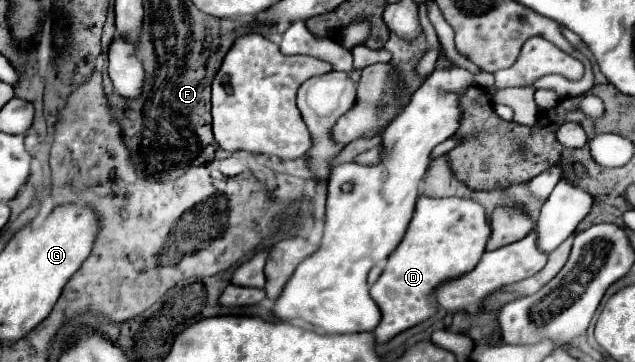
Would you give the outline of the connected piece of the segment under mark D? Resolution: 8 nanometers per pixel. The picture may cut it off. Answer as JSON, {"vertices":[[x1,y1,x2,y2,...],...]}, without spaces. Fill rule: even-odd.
{"vertices":[[420,195,402,243,390,253,384,273,370,287,370,297,376,301,382,313,380,325,374,329,376,339,384,343,396,333,432,317,436,313,436,305,428,299,434,287,446,279,472,271,486,251,490,233,486,211,474,199,428,199,426,195]]}

